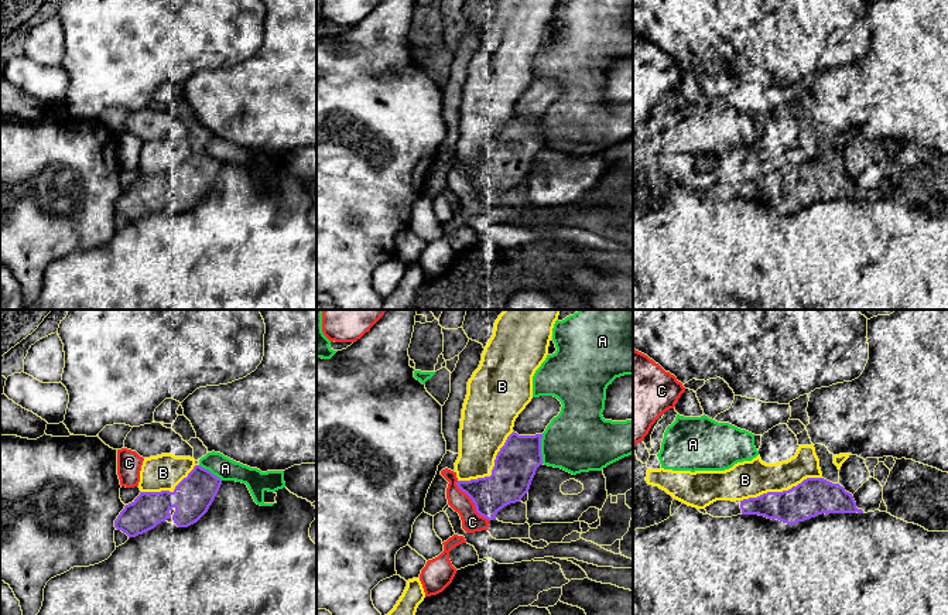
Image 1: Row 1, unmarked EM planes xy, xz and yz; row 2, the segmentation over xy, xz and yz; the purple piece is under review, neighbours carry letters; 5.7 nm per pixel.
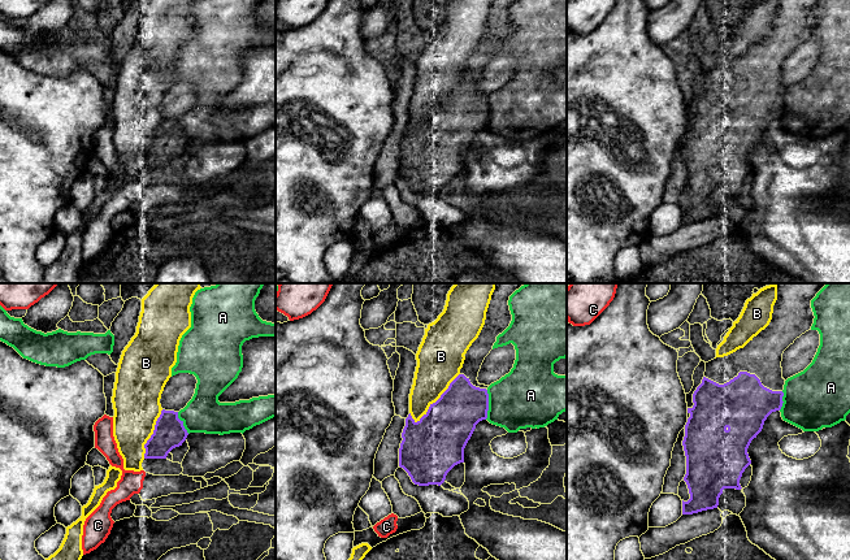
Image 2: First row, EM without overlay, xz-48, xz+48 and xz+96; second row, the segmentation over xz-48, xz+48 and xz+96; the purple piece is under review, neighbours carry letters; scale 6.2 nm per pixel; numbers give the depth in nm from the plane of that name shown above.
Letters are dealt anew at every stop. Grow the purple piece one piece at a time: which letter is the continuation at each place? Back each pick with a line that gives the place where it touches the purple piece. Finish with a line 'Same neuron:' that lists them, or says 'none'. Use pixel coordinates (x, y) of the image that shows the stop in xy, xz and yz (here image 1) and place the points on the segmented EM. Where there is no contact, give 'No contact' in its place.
Same neuron: none

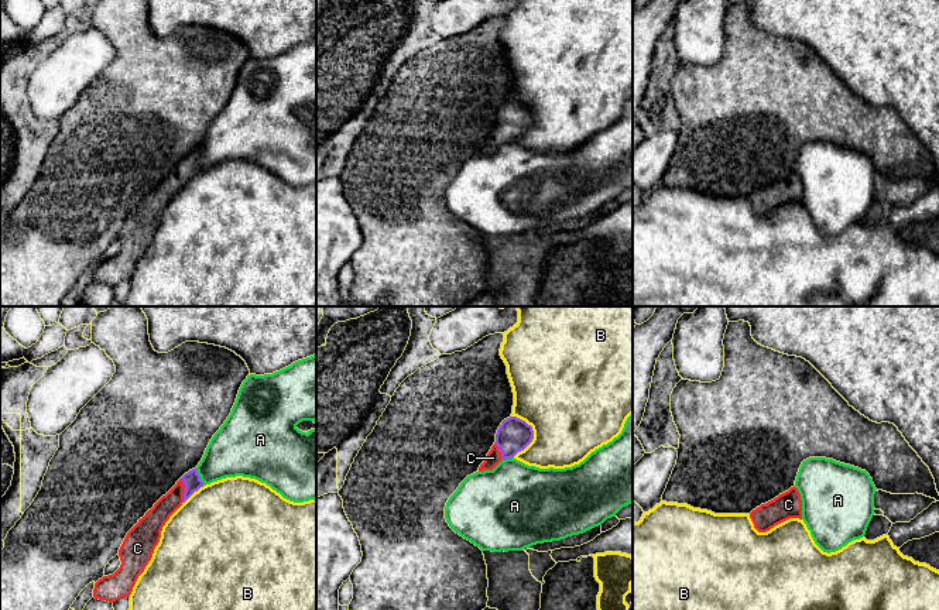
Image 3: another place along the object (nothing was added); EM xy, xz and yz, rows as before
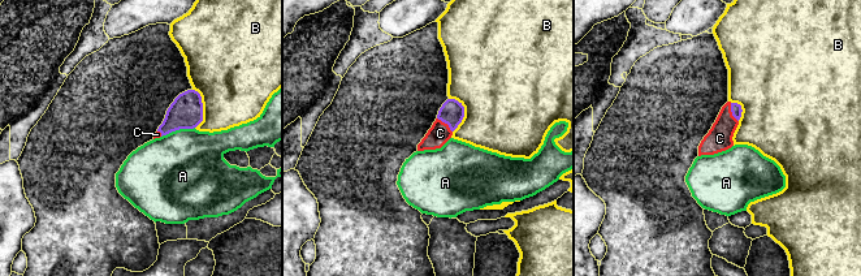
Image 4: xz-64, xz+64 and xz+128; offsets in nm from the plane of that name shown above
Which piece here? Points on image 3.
C: Touches purple at xy (185, 490)
Same neuron: C

